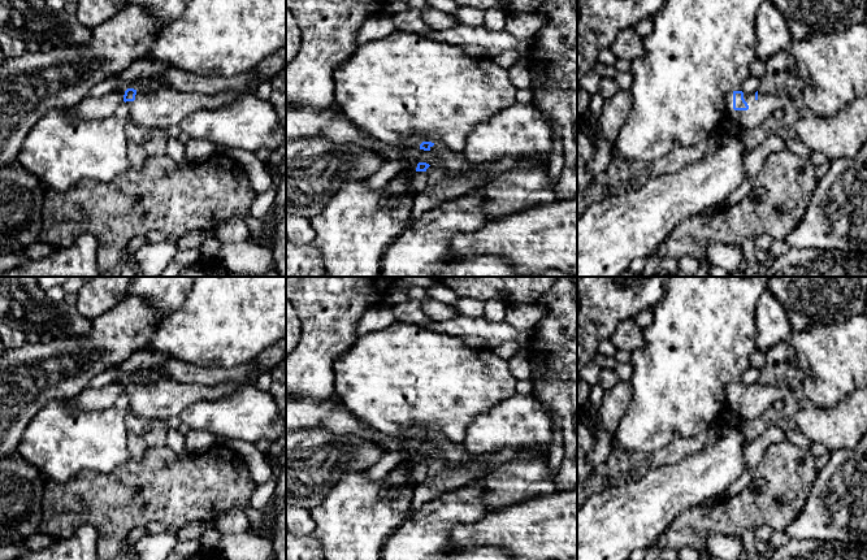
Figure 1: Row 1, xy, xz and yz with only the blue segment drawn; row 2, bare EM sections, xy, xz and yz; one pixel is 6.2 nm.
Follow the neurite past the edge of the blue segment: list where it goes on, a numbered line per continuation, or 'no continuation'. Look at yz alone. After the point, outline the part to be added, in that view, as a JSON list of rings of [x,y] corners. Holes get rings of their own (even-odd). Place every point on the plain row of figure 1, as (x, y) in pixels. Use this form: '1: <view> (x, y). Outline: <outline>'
1: yz (767, 395). Outline: [[[733,383],[725,387],[727,408],[737,412],[744,421],[762,416],[776,401],[786,400],[792,396],[792,388],[785,383],[744,383],[744,390],[749,396],[747,401],[733,400]]]

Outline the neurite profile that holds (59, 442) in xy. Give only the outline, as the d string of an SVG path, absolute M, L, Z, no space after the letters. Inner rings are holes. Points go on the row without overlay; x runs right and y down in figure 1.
M123 392L116 403L100 411L73 412L69 407L71 398L48 403L30 421L17 446L26 461L35 465L40 473L57 483L66 483L79 472L110 473L131 456L127 448L126 414L130 411L129 396Z

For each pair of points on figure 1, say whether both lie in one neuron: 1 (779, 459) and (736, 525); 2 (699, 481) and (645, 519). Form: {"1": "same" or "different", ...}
{"1": "same", "2": "same"}

